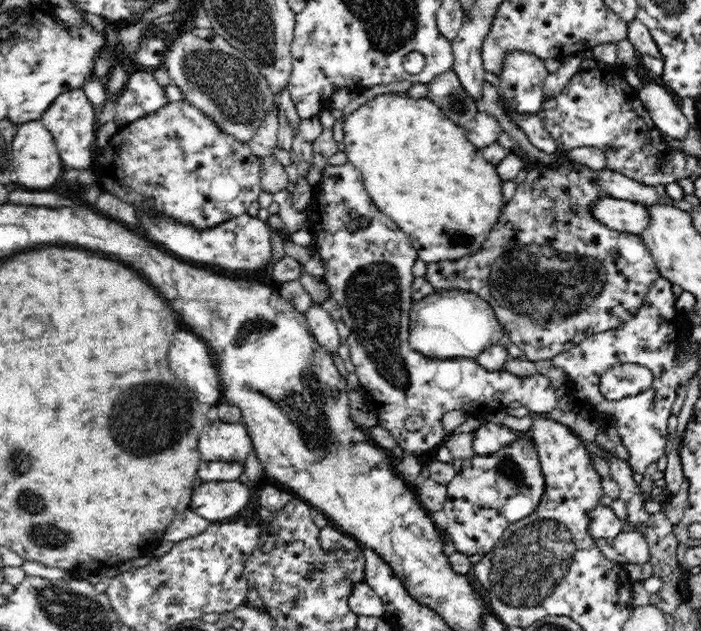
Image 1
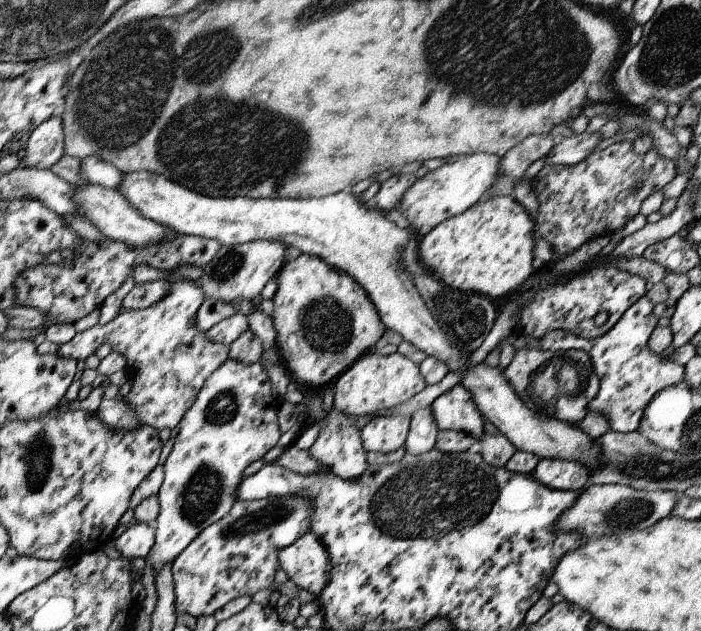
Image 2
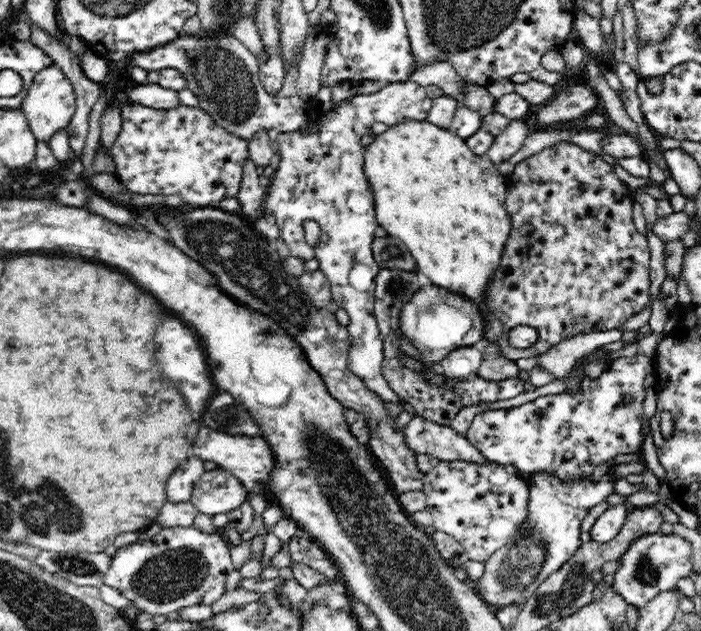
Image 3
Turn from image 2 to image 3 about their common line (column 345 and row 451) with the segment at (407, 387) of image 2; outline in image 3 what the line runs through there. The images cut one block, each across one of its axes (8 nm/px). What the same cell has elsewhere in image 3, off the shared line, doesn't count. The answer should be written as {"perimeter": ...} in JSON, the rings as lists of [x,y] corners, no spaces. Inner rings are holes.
{"perimeter":[[[184,202],[178,208],[152,206],[147,212],[168,230],[172,245],[218,277],[220,287],[228,295],[272,317],[284,330],[292,333],[292,337],[304,349],[304,355],[312,368],[322,375],[330,395],[334,395],[346,409],[364,413],[365,420],[369,421],[372,428],[368,446],[394,492],[422,491],[425,474],[417,466],[417,454],[406,445],[404,430],[397,429],[396,417],[387,416],[384,400],[348,368],[351,338],[347,327],[340,325],[331,311],[312,306],[311,300],[299,285],[299,279],[286,272],[275,241],[260,233],[256,234],[242,220],[240,213],[226,212],[218,206],[192,207]]]}

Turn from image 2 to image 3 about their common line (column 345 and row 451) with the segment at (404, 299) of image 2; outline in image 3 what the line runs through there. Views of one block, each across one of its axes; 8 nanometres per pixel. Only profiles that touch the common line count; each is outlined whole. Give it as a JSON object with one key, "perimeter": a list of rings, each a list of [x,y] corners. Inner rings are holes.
{"perimeter":[[[204,426],[198,432],[190,454],[202,461],[214,462],[218,468],[230,472],[242,482],[249,493],[263,491],[267,487],[270,474],[275,466],[273,451],[263,437],[233,436]]]}

